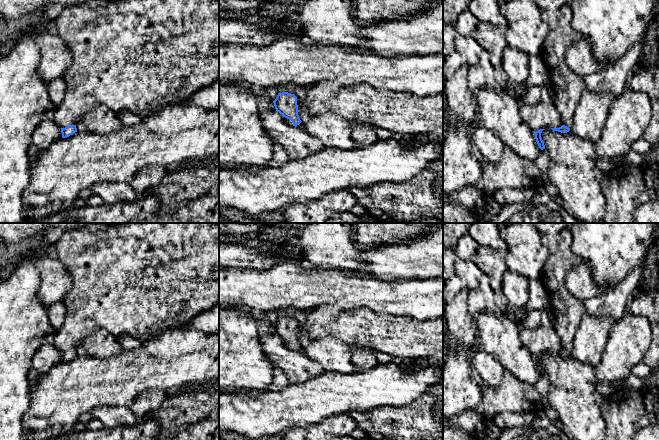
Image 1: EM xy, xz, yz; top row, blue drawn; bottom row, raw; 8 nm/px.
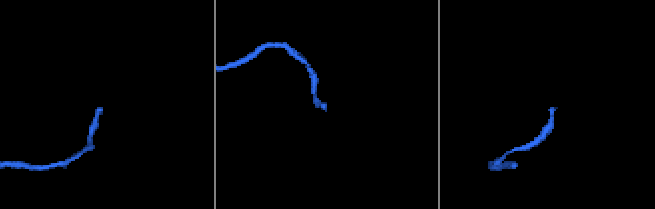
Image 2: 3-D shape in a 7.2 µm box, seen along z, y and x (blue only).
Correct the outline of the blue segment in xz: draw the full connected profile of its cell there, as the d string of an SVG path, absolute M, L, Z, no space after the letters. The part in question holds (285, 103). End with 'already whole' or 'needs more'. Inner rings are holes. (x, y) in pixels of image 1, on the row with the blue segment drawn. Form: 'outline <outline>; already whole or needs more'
outline M278 93L273 103L276 111L284 117L288 124L304 129L304 124L298 115L297 97L294 94Z; needs more

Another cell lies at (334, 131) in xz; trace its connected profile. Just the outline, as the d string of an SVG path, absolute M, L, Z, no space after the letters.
M286 84L275 88L278 93L288 92L297 97L298 115L304 124L304 129L309 134L319 138L325 147L336 147L346 150L354 150L361 147L351 136L353 126L349 121L331 112L317 115L312 115L309 112L305 104L308 87Z

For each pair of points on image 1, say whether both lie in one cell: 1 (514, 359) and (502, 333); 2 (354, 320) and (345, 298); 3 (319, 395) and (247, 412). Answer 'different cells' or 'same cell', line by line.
1: same cell
2: different cells
3: same cell

